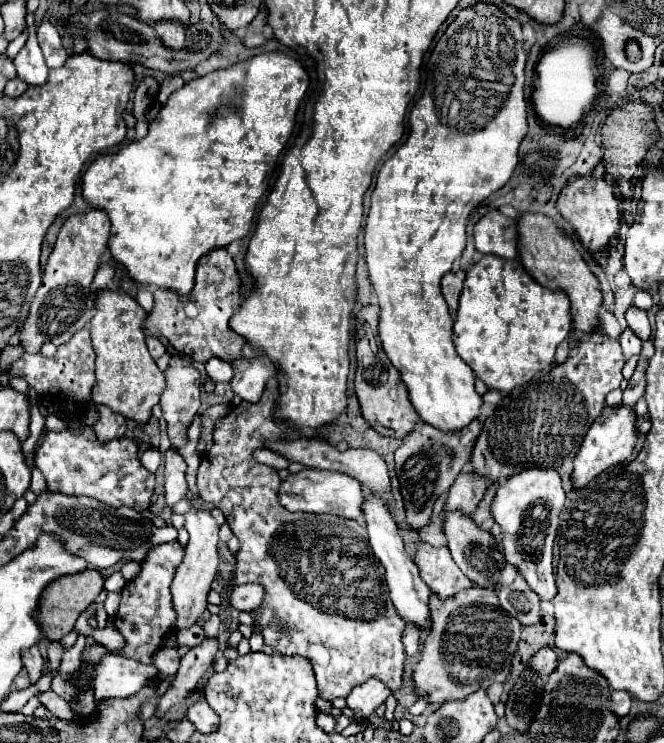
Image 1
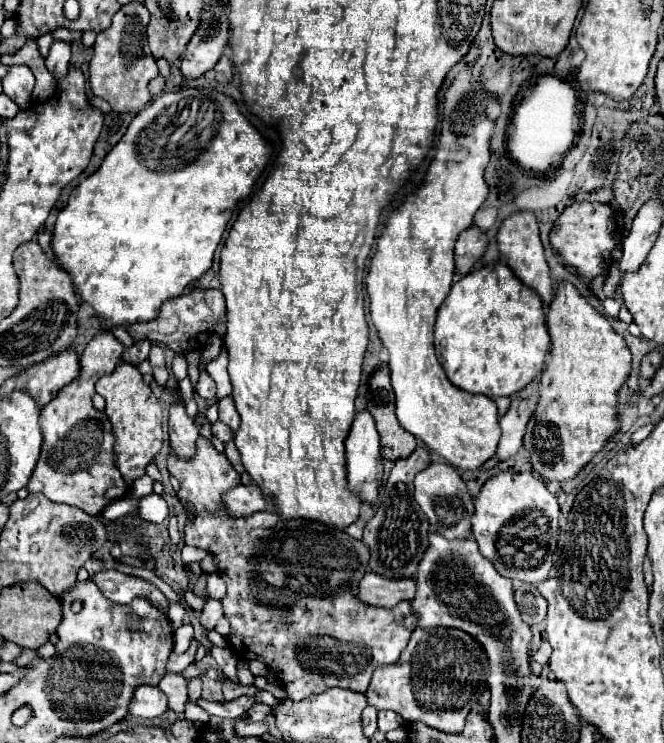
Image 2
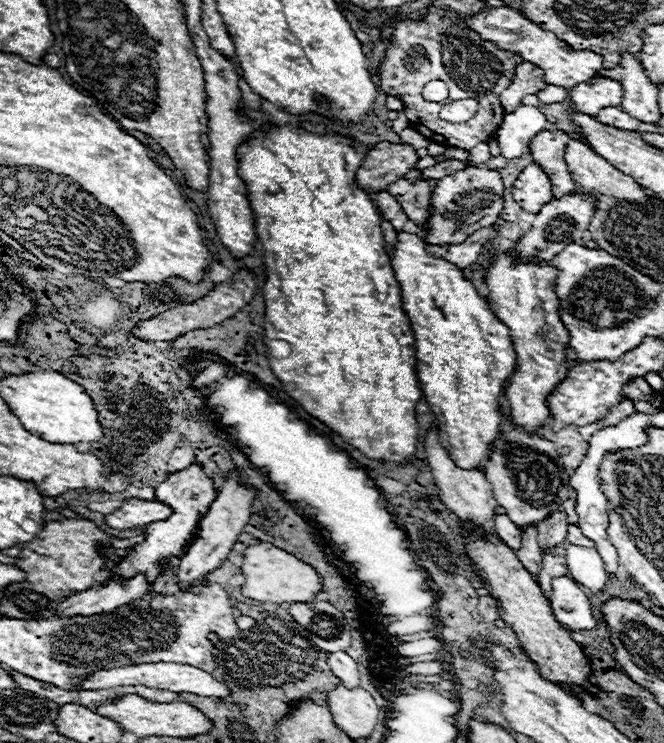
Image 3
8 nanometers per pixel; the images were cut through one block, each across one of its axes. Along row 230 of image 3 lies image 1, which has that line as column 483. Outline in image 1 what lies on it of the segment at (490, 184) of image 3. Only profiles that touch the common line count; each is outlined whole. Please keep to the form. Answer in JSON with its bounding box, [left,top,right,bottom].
[470,332,626,482]

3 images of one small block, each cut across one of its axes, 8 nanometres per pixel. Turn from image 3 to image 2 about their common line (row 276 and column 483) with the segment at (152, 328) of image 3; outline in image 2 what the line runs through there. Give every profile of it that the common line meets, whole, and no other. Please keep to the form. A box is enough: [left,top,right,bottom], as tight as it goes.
[456,224,488,274]

